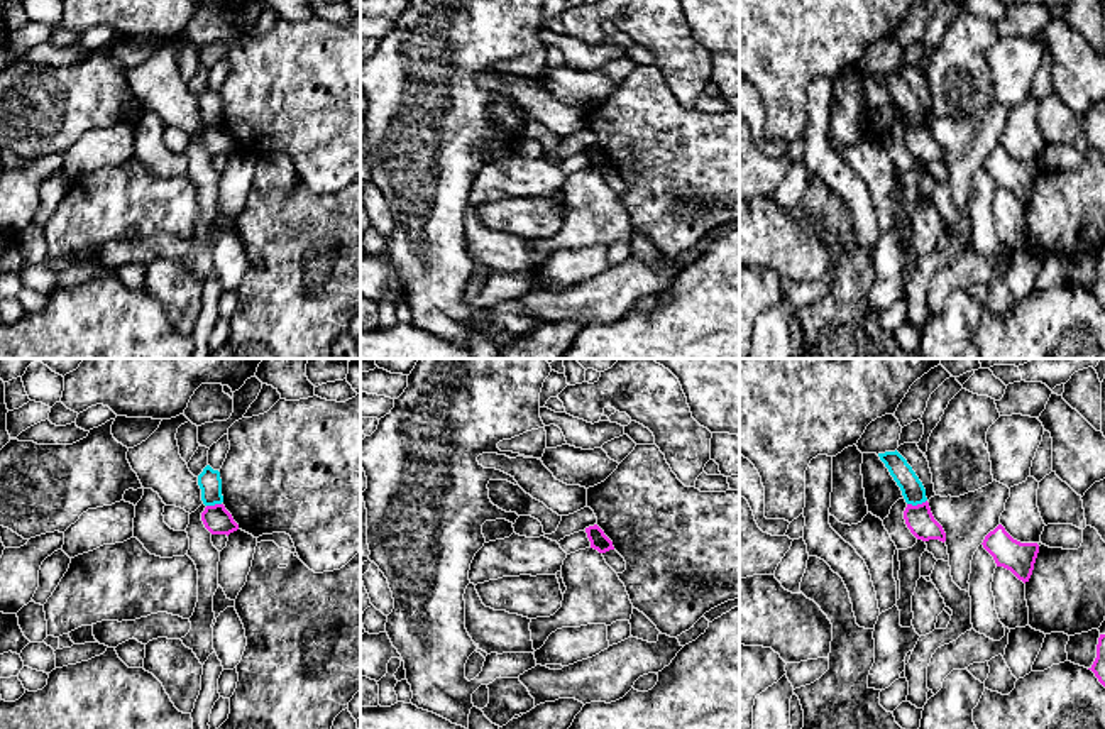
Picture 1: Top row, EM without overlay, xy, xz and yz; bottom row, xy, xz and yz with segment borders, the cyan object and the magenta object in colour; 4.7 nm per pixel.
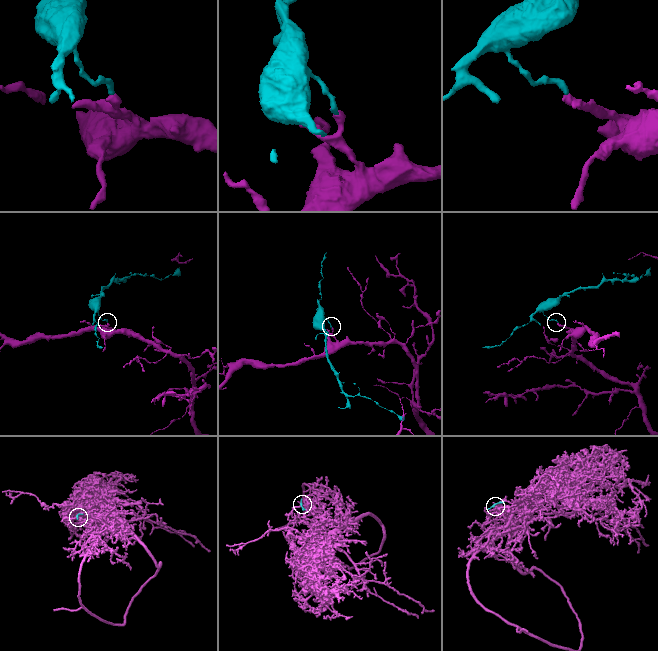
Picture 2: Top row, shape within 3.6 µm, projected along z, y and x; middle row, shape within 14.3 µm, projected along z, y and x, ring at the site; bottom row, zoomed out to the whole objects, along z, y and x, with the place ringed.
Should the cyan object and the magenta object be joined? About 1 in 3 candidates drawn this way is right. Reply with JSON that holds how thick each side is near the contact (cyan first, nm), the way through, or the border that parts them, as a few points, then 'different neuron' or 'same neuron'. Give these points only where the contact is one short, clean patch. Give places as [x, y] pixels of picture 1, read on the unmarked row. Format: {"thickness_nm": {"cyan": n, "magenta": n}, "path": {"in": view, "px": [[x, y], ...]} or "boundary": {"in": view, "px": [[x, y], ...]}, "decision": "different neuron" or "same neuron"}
{"thickness_nm": {"cyan": 110, "magenta": 140}, "boundary": {"in": "yz", "px": [[926, 120], [907, 126]]}, "decision": "different neuron"}

